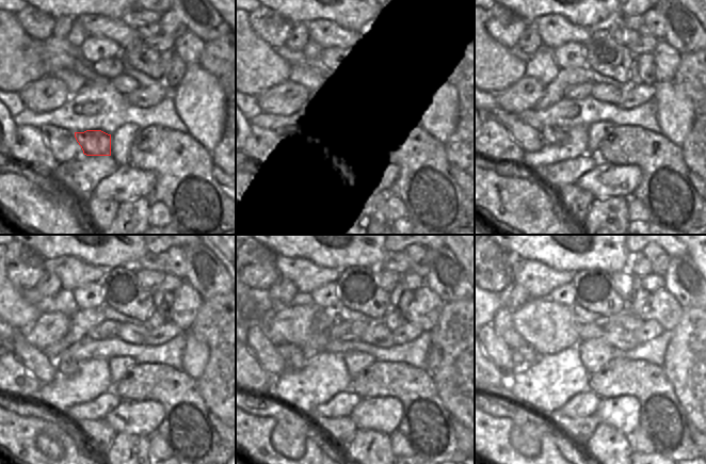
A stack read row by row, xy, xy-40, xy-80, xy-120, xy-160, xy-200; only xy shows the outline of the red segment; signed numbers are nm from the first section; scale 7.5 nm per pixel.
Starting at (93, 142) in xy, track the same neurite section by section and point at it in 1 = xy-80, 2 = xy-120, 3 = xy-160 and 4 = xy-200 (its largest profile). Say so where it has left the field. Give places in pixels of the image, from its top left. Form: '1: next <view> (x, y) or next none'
1: next xy-80 (551, 134)
2: next xy-120 (66, 367)
3: next xy-160 (293, 356)
4: next xy-200 (502, 324)

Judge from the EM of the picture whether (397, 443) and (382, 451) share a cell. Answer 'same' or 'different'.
different

